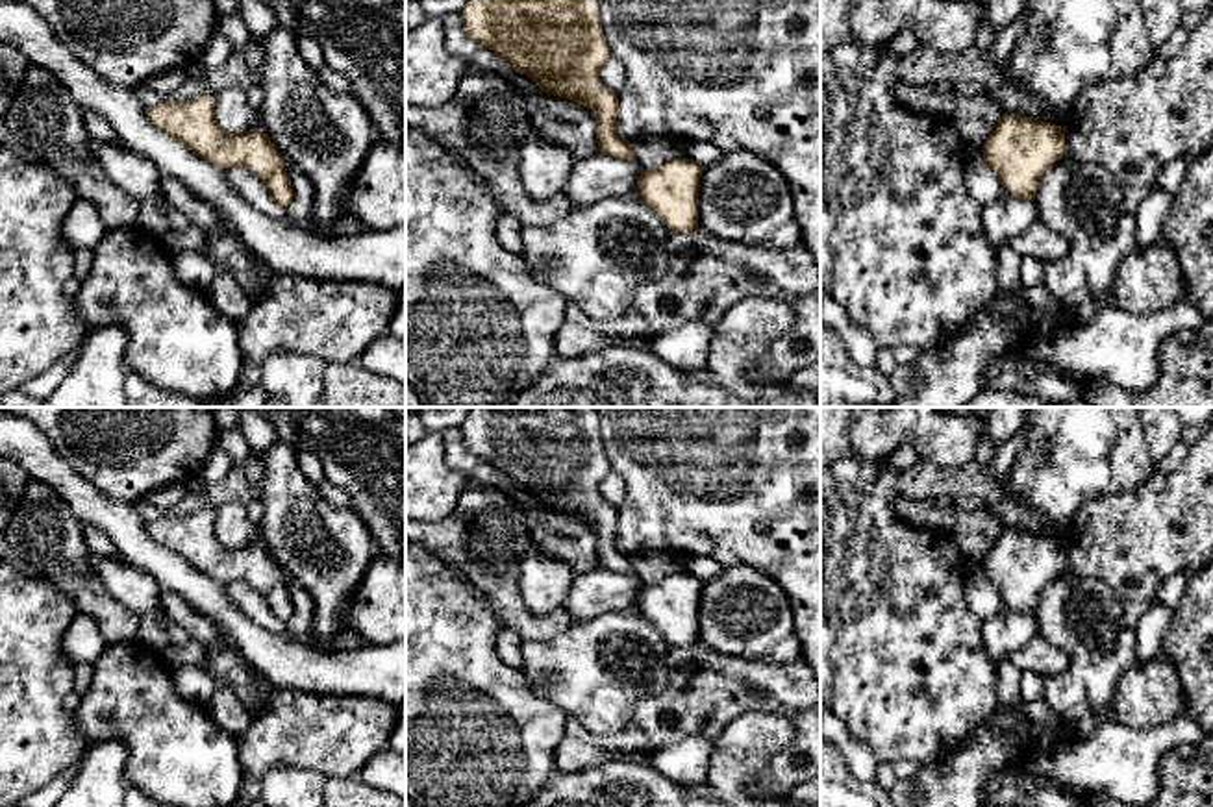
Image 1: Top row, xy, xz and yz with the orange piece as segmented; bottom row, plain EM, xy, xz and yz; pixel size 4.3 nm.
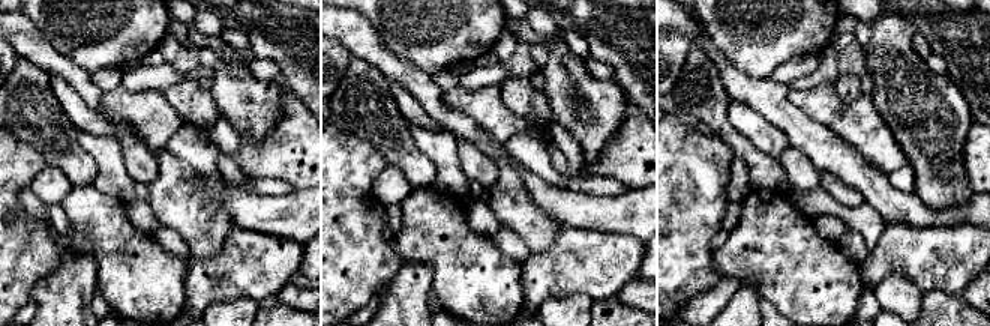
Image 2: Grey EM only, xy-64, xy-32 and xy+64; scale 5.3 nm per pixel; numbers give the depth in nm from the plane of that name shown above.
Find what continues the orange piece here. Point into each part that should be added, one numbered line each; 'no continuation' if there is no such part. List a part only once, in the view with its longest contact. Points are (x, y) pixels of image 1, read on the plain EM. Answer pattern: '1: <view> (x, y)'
no continuation

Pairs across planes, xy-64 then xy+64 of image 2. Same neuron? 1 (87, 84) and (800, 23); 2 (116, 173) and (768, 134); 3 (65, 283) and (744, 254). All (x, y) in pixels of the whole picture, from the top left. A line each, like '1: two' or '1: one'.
1: two
2: one
3: two

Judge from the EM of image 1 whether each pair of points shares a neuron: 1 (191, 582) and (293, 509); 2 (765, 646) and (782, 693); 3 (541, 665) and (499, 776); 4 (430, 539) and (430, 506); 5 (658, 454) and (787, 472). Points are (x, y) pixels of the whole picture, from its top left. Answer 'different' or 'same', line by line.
1: different
2: different
3: different
4: different
5: same

